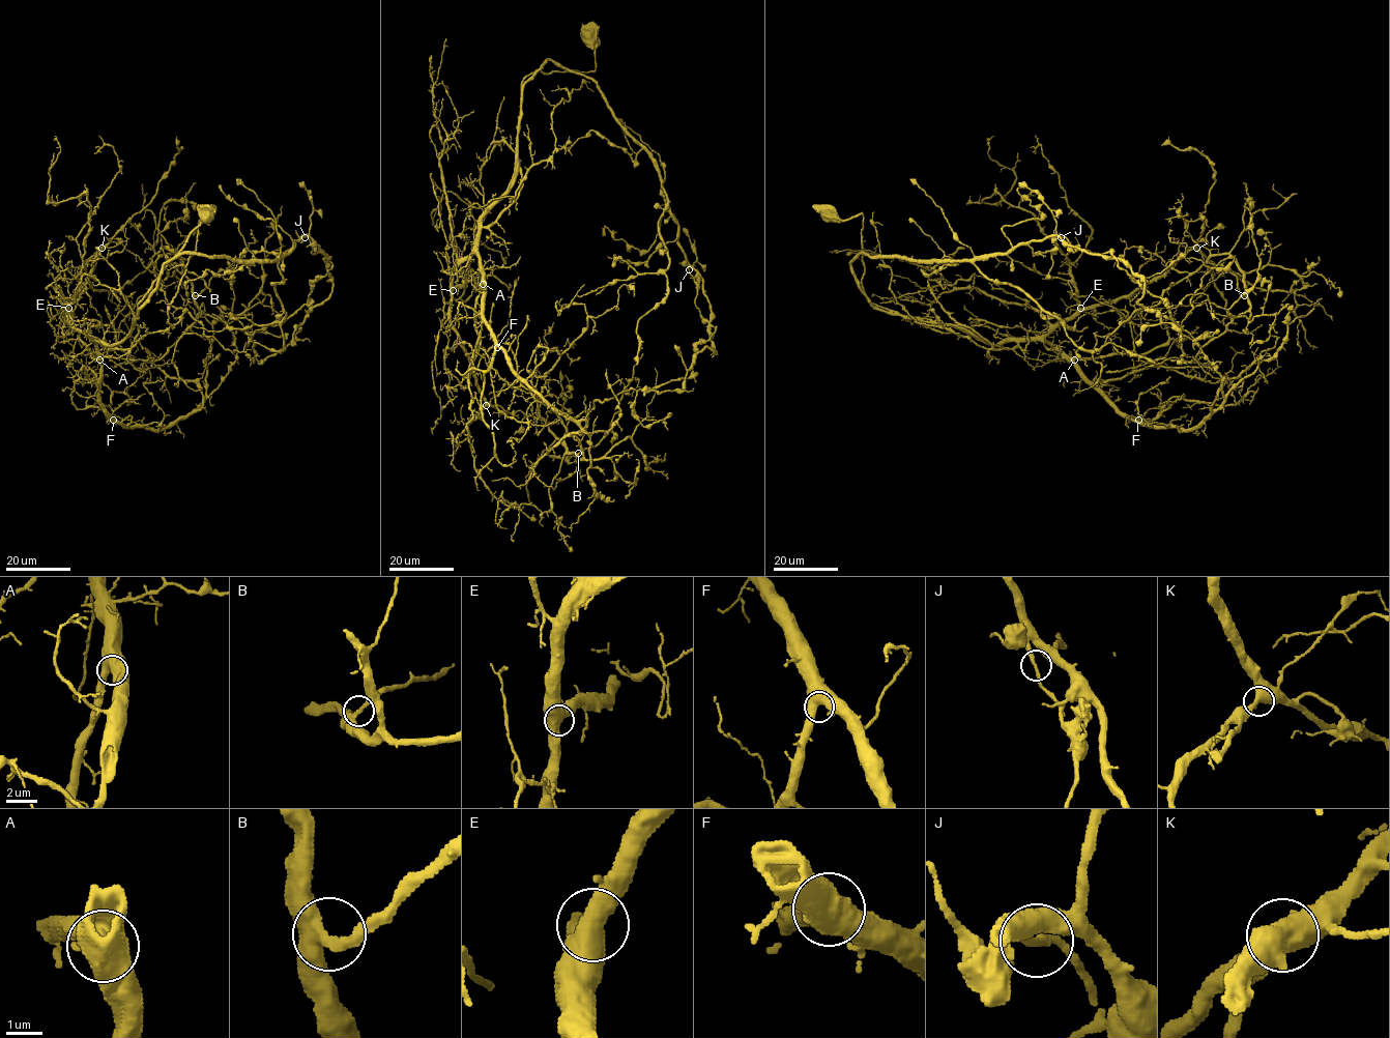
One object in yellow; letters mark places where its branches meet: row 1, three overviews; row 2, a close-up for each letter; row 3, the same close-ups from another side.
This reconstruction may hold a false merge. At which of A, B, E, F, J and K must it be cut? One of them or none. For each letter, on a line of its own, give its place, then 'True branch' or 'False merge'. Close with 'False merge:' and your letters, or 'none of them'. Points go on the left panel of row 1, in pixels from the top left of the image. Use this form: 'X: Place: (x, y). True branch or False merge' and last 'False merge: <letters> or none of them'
A: Place: (99, 359). True branch
B: Place: (195, 295). True branch
E: Place: (68, 308). True branch
F: Place: (113, 420). True branch
J: Place: (305, 237). False merge
K: Place: (102, 248). True branch
False merge: J

